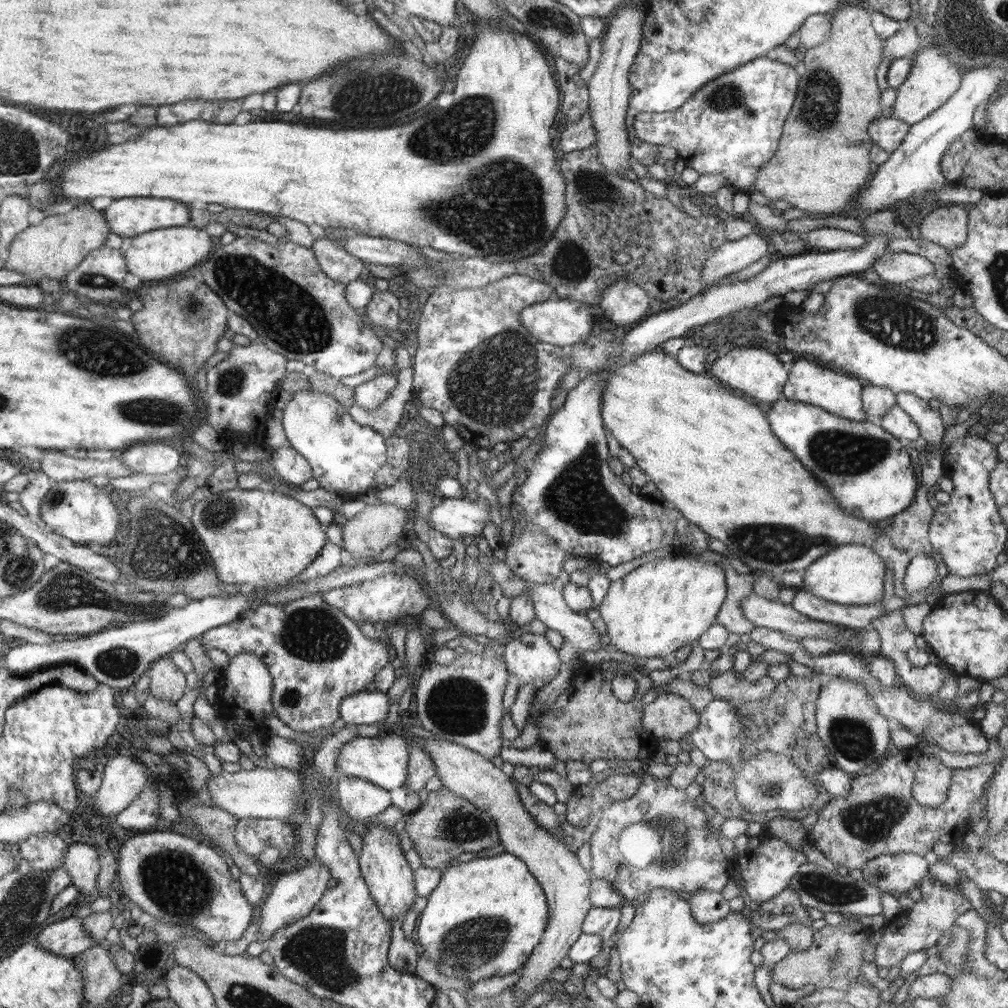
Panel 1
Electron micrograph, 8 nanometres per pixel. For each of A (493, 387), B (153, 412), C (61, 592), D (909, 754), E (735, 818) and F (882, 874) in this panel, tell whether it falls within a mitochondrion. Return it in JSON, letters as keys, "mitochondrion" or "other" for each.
{"A":"mitochondrion","B":"mitochondrion","C":"mitochondrion","D":"other","E":"other","F":"mitochondrion"}

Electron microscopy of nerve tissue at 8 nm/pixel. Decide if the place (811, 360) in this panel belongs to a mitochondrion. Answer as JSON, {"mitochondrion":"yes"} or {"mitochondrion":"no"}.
{"mitochondrion":"no"}

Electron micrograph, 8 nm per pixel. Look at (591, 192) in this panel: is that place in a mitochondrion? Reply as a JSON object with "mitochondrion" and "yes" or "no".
{"mitochondrion":"yes"}

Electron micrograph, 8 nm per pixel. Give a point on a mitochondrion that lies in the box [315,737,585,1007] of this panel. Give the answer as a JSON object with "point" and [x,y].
{"point":[471,943]}

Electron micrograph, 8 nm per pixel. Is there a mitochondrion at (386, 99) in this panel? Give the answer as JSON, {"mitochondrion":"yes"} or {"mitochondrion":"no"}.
{"mitochondrion":"yes"}

